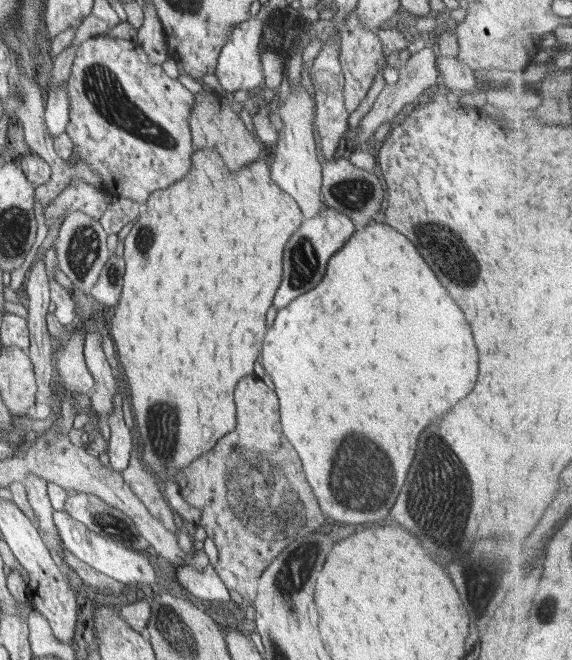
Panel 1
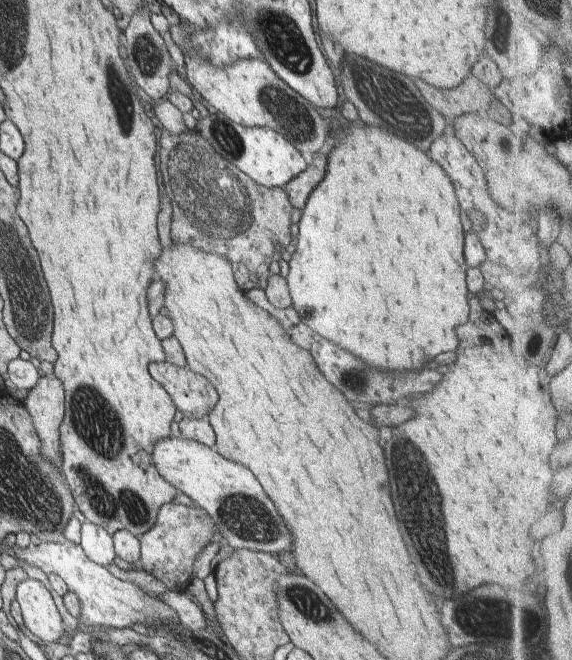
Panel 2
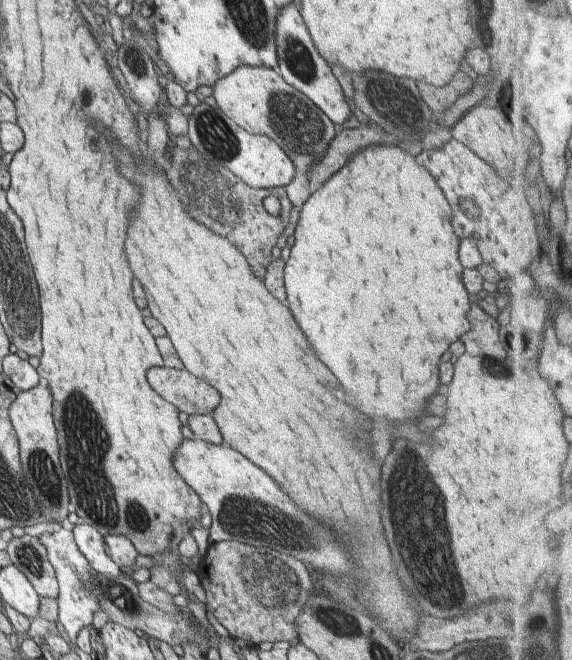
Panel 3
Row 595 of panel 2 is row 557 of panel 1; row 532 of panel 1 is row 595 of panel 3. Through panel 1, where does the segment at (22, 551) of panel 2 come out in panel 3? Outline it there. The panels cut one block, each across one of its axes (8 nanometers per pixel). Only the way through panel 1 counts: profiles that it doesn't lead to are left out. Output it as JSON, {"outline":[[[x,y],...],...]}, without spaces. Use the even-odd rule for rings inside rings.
{"outline":[[[62,524],[56,532],[50,533],[50,536],[43,536],[40,540],[47,550],[49,561],[54,567],[59,584],[59,595],[57,596],[59,617],[57,621],[63,624],[67,634],[75,642],[78,632],[92,624],[94,612],[101,611],[101,602],[97,594],[90,590],[94,586],[101,586],[102,580],[106,577],[101,578],[100,574],[90,566],[88,559],[80,552],[70,526]]]}

